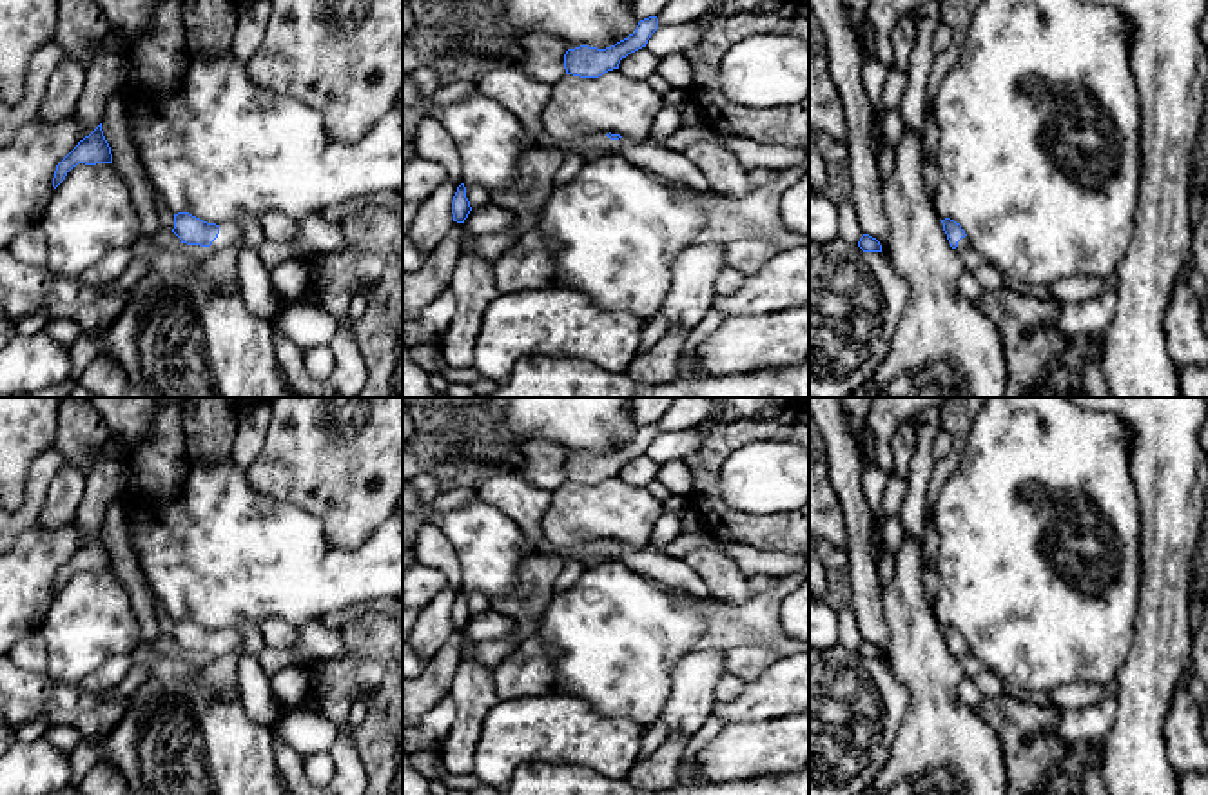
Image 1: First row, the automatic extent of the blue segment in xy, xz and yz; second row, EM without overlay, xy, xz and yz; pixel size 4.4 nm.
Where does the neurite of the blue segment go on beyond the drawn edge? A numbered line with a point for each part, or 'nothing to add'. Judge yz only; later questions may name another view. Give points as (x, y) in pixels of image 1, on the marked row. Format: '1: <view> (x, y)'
1: yz (971, 258)

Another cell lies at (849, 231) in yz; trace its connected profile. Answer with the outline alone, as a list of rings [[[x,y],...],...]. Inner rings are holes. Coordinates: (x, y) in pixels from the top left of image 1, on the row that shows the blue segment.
[[[843,201],[836,205],[838,209],[838,238],[849,245],[858,245],[860,238],[865,234],[860,227],[856,207],[852,201]]]

